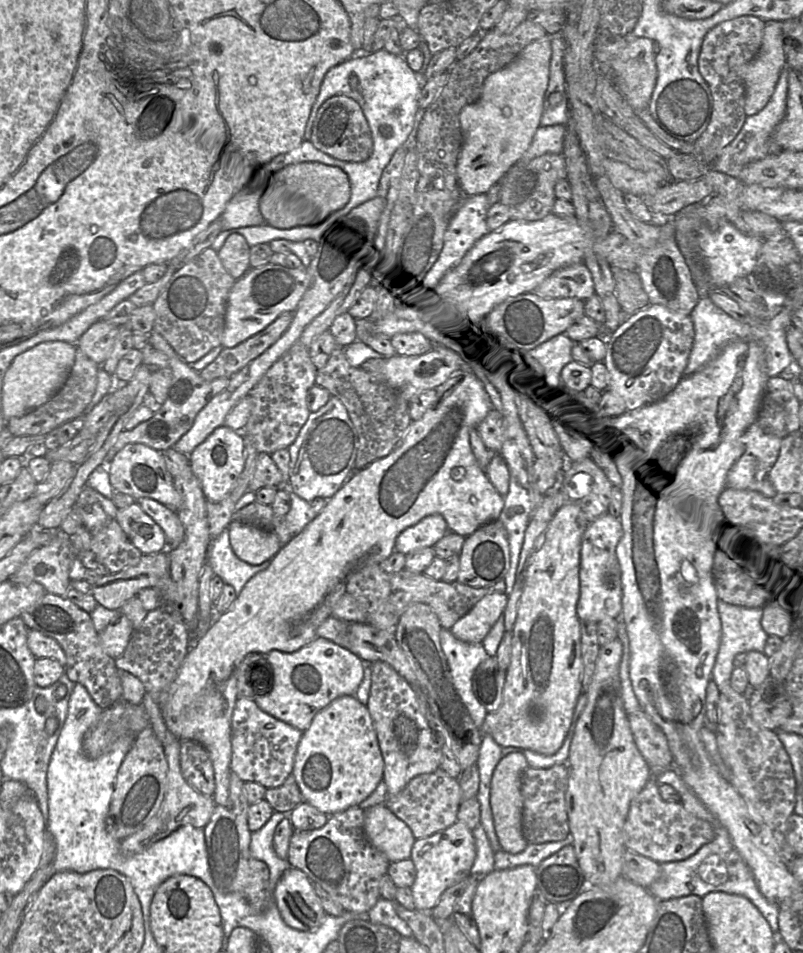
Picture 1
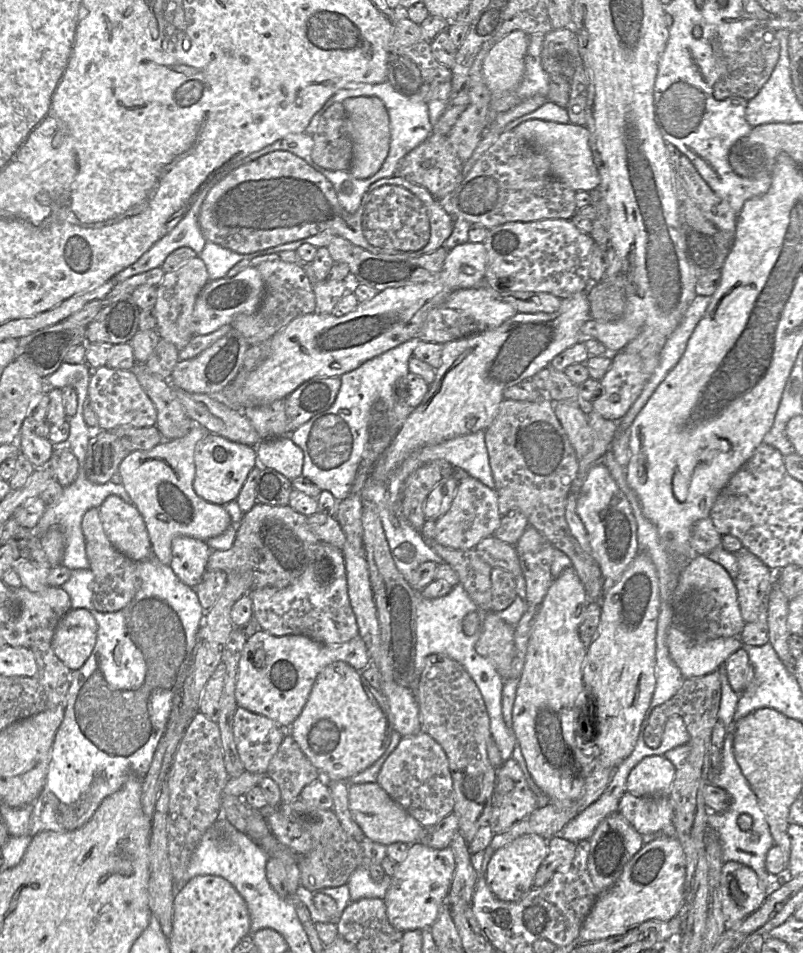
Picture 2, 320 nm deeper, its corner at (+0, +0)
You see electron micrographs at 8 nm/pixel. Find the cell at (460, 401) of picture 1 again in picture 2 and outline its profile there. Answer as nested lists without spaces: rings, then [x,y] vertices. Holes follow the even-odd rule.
[[[587,291],[577,292],[561,299],[560,307],[553,313],[519,313],[499,327],[482,333],[447,342],[442,348],[441,365],[429,385],[423,401],[409,414],[392,443],[375,463],[369,477],[373,482],[388,482],[398,467],[415,451],[440,444],[458,436],[471,434],[490,427],[505,399],[504,392],[550,366],[551,361],[565,349],[579,343],[582,325],[590,319]]]

